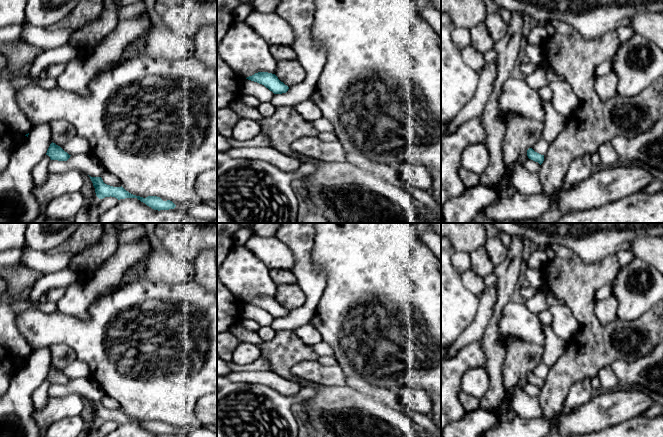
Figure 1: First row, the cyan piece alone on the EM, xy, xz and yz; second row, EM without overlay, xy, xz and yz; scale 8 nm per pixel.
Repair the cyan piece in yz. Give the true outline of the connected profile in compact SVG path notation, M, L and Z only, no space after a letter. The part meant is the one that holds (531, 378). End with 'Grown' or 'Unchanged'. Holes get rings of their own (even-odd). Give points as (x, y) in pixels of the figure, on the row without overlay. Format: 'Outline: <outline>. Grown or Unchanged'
Outline: M529 372L527 374L527 380L529 383L538 386L540 389L543 387L544 385L544 379L541 379L537 376L535 376L532 372Z. Unchanged

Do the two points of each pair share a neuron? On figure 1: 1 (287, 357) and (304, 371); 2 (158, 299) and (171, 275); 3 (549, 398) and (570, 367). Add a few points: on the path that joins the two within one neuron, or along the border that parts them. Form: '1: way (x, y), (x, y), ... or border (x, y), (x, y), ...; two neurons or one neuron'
1: border (316, 358), (296, 362), (291, 368), (291, 373); two neurons
2: border (144, 278), (156, 282), (175, 283); two neurons
3: way (554, 390), (562, 375); one neuron

